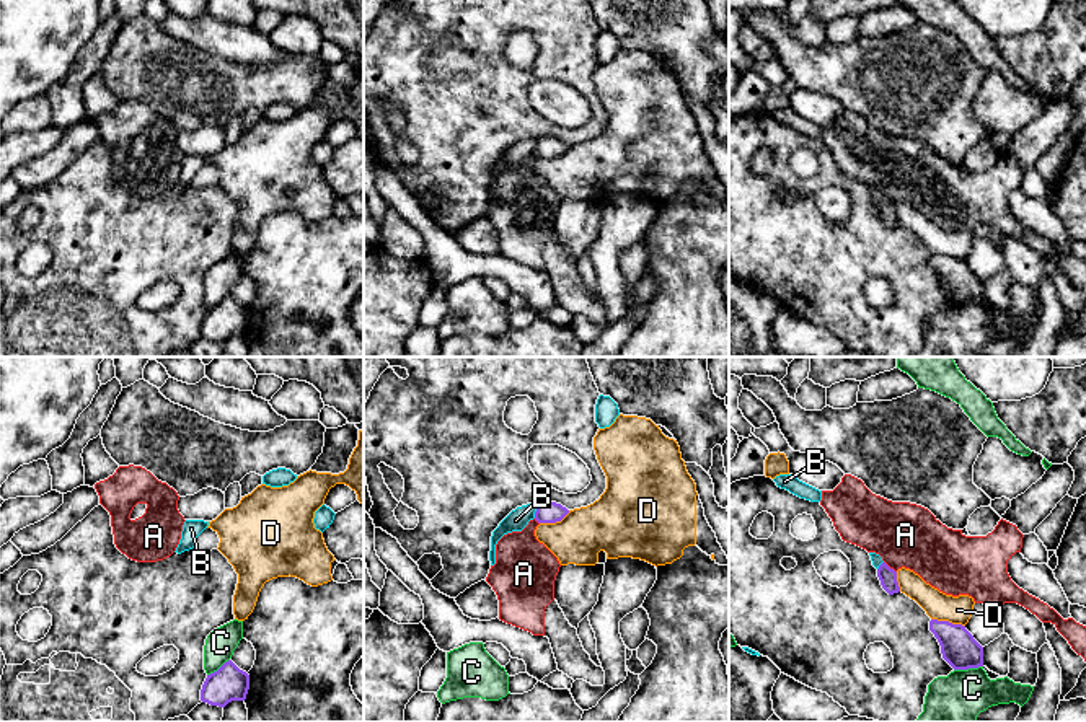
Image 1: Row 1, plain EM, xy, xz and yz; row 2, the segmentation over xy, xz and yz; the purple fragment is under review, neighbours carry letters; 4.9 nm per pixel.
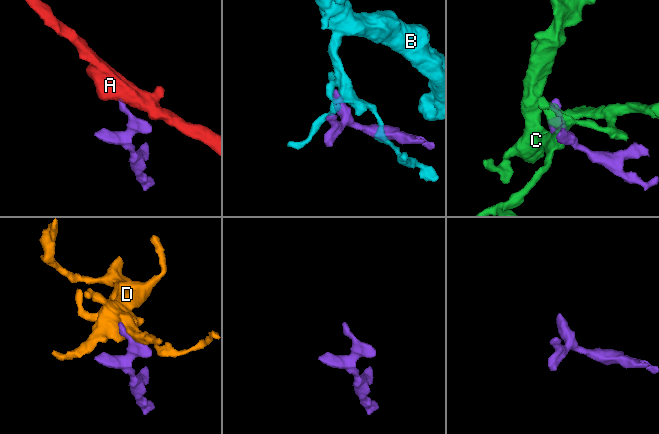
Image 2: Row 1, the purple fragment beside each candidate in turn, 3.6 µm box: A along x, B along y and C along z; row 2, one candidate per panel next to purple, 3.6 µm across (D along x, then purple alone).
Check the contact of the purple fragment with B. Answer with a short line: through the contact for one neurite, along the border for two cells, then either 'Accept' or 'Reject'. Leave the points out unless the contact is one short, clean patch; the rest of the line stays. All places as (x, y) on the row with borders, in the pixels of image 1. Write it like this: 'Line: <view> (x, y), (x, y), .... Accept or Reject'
Line: xz (538, 506), (534, 517). Reject

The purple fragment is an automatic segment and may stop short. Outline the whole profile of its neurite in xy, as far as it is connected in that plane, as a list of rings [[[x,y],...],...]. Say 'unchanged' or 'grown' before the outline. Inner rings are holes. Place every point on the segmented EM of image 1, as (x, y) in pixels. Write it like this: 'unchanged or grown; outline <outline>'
unchanged; outline [[[228,660],[217,671],[207,675],[201,689],[201,701],[225,707],[232,701],[245,701],[248,689],[249,675]]]

